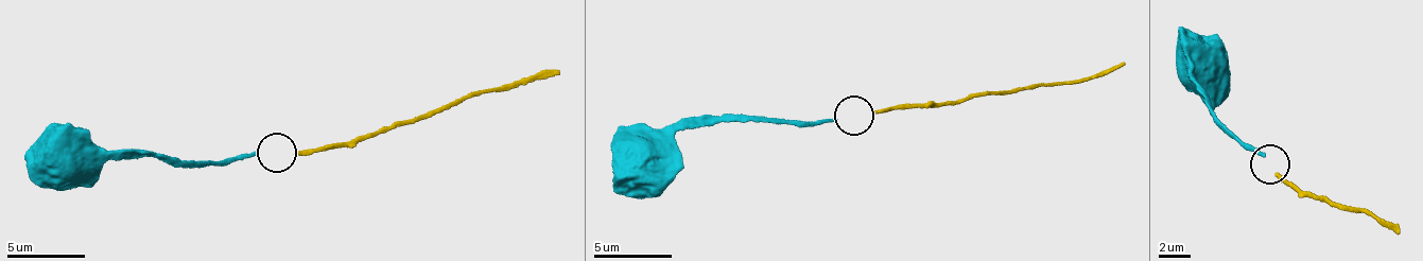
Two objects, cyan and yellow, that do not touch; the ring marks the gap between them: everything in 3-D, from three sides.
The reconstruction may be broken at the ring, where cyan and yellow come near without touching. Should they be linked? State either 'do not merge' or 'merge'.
merge

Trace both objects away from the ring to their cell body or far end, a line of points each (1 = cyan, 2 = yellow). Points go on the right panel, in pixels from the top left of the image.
1: (1263, 157), (1212, 118), (1209, 101), (1192, 87), (1209, 72), (1202, 67)
2: (1279, 173), (1301, 195), (1377, 215), (1399, 229)

